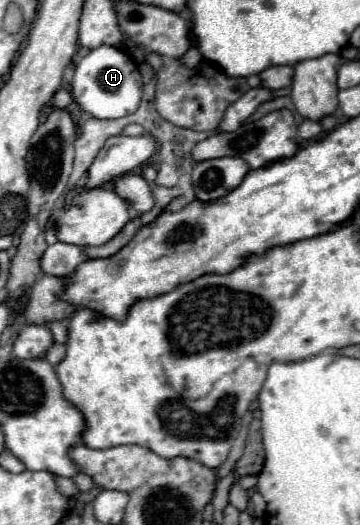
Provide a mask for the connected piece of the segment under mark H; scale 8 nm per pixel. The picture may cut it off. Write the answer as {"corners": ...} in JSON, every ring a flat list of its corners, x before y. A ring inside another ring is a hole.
{"corners":[[115,46,93,48,75,66,71,94,75,102,81,106,81,110,95,118,121,118,125,114,133,114,139,106,141,92,143,82,139,80,137,64]]}

